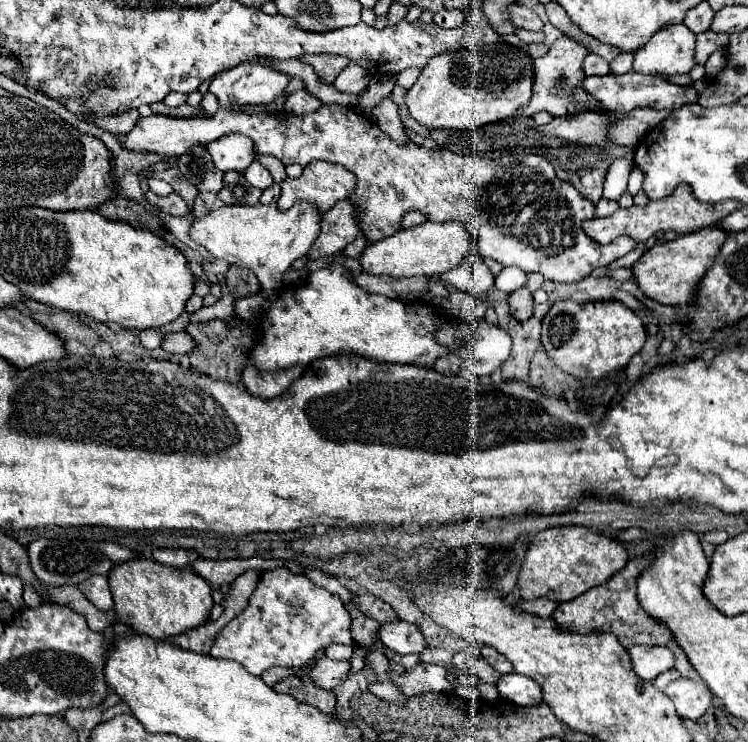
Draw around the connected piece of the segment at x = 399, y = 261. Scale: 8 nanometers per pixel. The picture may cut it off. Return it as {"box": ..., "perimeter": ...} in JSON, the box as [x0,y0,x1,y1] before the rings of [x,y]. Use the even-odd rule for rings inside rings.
{"box":[359,222,477,276],"perimeter":[[[425,222],[421,226],[413,228],[401,228],[397,234],[369,244],[359,262],[363,266],[365,274],[371,276],[439,276],[455,266],[461,264],[461,260],[477,248],[475,234],[465,228],[461,222]]]}

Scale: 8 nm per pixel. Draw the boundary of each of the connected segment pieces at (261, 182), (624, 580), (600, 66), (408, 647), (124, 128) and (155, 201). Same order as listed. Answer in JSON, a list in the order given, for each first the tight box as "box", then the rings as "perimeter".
[{"box":[243,162,273,190],"perimeter":[[[253,162],[253,164],[249,166],[249,170],[243,172],[243,176],[245,176],[245,180],[247,180],[251,186],[255,186],[255,188],[259,188],[259,190],[265,190],[265,188],[269,188],[269,186],[273,184],[273,178],[271,178],[269,170],[267,170],[263,164],[259,164],[259,162]]]},{"box":[553,556,673,648],"perimeter":[[[643,556],[633,562],[629,562],[621,572],[617,572],[609,582],[595,586],[587,590],[585,594],[577,596],[571,602],[563,602],[553,612],[553,620],[557,622],[557,630],[573,630],[577,634],[589,634],[589,632],[613,632],[619,642],[629,648],[633,644],[647,644],[647,646],[665,646],[673,636],[669,630],[645,614],[645,610],[637,602],[637,578],[649,566],[651,558]]]},{"box":[583,54,609,76],"perimeter":[[[587,54],[583,60],[583,70],[587,76],[605,76],[609,74],[609,62],[605,62],[605,58],[597,56],[597,54]]]},{"box":[377,620,427,654],"perimeter":[[[395,620],[395,622],[385,622],[381,624],[377,638],[393,652],[397,654],[421,654],[421,650],[427,646],[423,640],[421,630],[415,624],[409,624],[405,620]]]},{"box":[95,110,139,134],"perimeter":[[[129,110],[129,112],[123,112],[123,114],[117,114],[117,116],[105,116],[105,118],[99,118],[95,120],[99,128],[111,132],[111,134],[127,134],[133,124],[139,120],[139,112],[137,110]]]},{"box":[145,192,189,218],"perimeter":[[[147,192],[147,194],[145,194],[145,198],[147,198],[147,202],[149,202],[151,206],[159,208],[159,210],[161,210],[161,212],[165,212],[165,214],[171,214],[171,216],[177,216],[177,218],[181,218],[181,216],[187,216],[187,214],[189,214],[189,208],[187,208],[185,200],[183,200],[183,198],[179,198],[175,192],[173,192],[173,194],[169,194],[169,196],[165,196],[165,198],[155,196],[153,192]]]}]

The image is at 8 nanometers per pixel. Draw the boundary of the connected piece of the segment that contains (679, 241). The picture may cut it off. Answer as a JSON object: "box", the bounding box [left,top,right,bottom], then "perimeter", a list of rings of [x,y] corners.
{"box":[631,228,729,306],"perimeter":[[[701,228],[701,230],[695,230],[693,234],[677,236],[671,242],[655,244],[631,266],[633,280],[637,282],[639,290],[647,298],[667,304],[667,306],[685,306],[695,298],[697,282],[705,276],[705,272],[713,264],[719,248],[727,236],[729,234],[719,228]]]}

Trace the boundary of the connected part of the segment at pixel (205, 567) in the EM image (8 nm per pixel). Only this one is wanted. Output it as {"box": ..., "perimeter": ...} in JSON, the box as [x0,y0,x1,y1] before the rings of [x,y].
{"box":[193,556,285,588],"perimeter":[[[253,556],[253,558],[229,558],[229,560],[207,560],[207,558],[197,558],[197,562],[193,562],[193,570],[203,576],[213,588],[219,588],[223,584],[233,584],[237,576],[241,576],[247,570],[257,570],[257,572],[265,572],[265,570],[273,570],[283,566],[285,560],[267,560],[261,556]]]}

